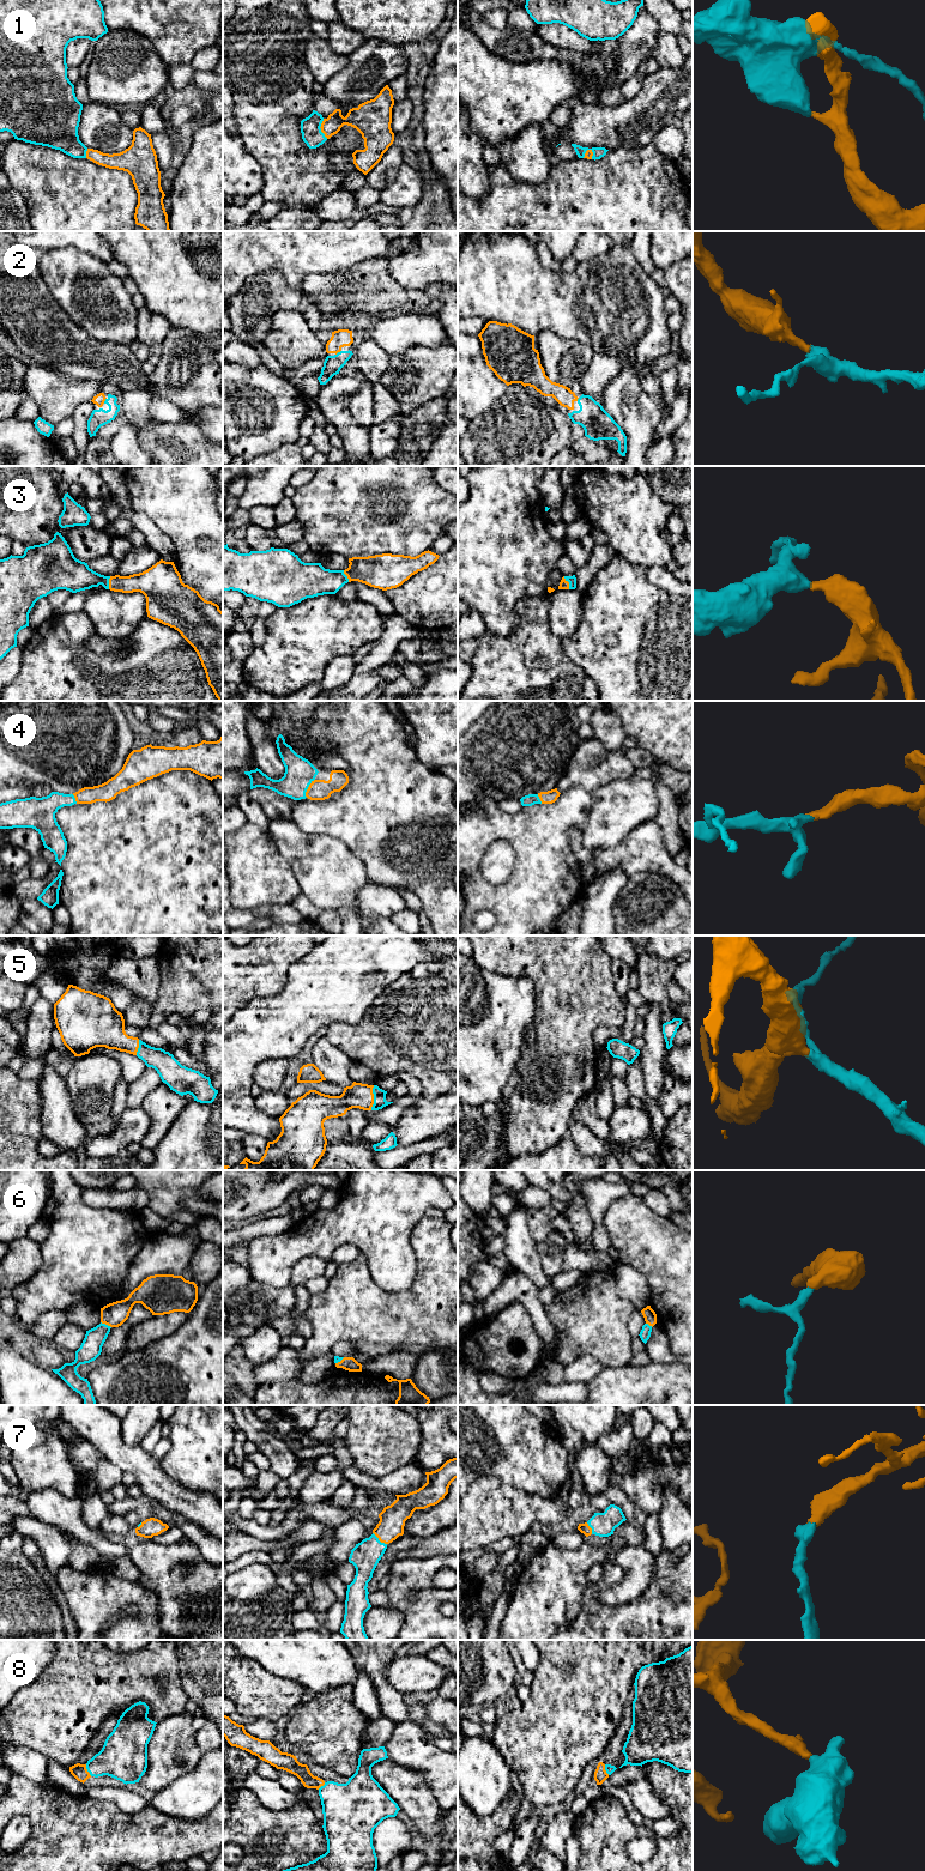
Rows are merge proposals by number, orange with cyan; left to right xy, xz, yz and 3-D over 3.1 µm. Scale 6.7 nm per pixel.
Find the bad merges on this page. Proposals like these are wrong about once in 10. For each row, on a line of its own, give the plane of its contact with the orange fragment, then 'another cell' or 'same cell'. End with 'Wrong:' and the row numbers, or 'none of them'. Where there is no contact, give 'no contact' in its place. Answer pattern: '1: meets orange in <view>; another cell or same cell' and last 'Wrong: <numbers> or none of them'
1: meets orange in xz; same cell
2: meets orange in xz; same cell
3: meets orange in yz; same cell
4: meets orange in xz; same cell
5: meets orange in xz; same cell
6: meets orange in xy; same cell
7: meets orange in xz; same cell
8: meets orange in xy; same cell
Wrong: none of them

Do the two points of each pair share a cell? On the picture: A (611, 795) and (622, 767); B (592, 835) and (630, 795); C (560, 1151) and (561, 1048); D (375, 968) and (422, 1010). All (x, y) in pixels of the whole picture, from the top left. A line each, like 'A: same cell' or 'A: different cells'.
A: different cells
B: same cell
C: different cells
D: different cells

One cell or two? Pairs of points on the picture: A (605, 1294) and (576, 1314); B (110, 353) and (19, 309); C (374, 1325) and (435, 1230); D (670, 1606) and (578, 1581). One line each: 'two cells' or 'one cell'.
A: one cell
B: one cell
C: one cell
D: two cells

